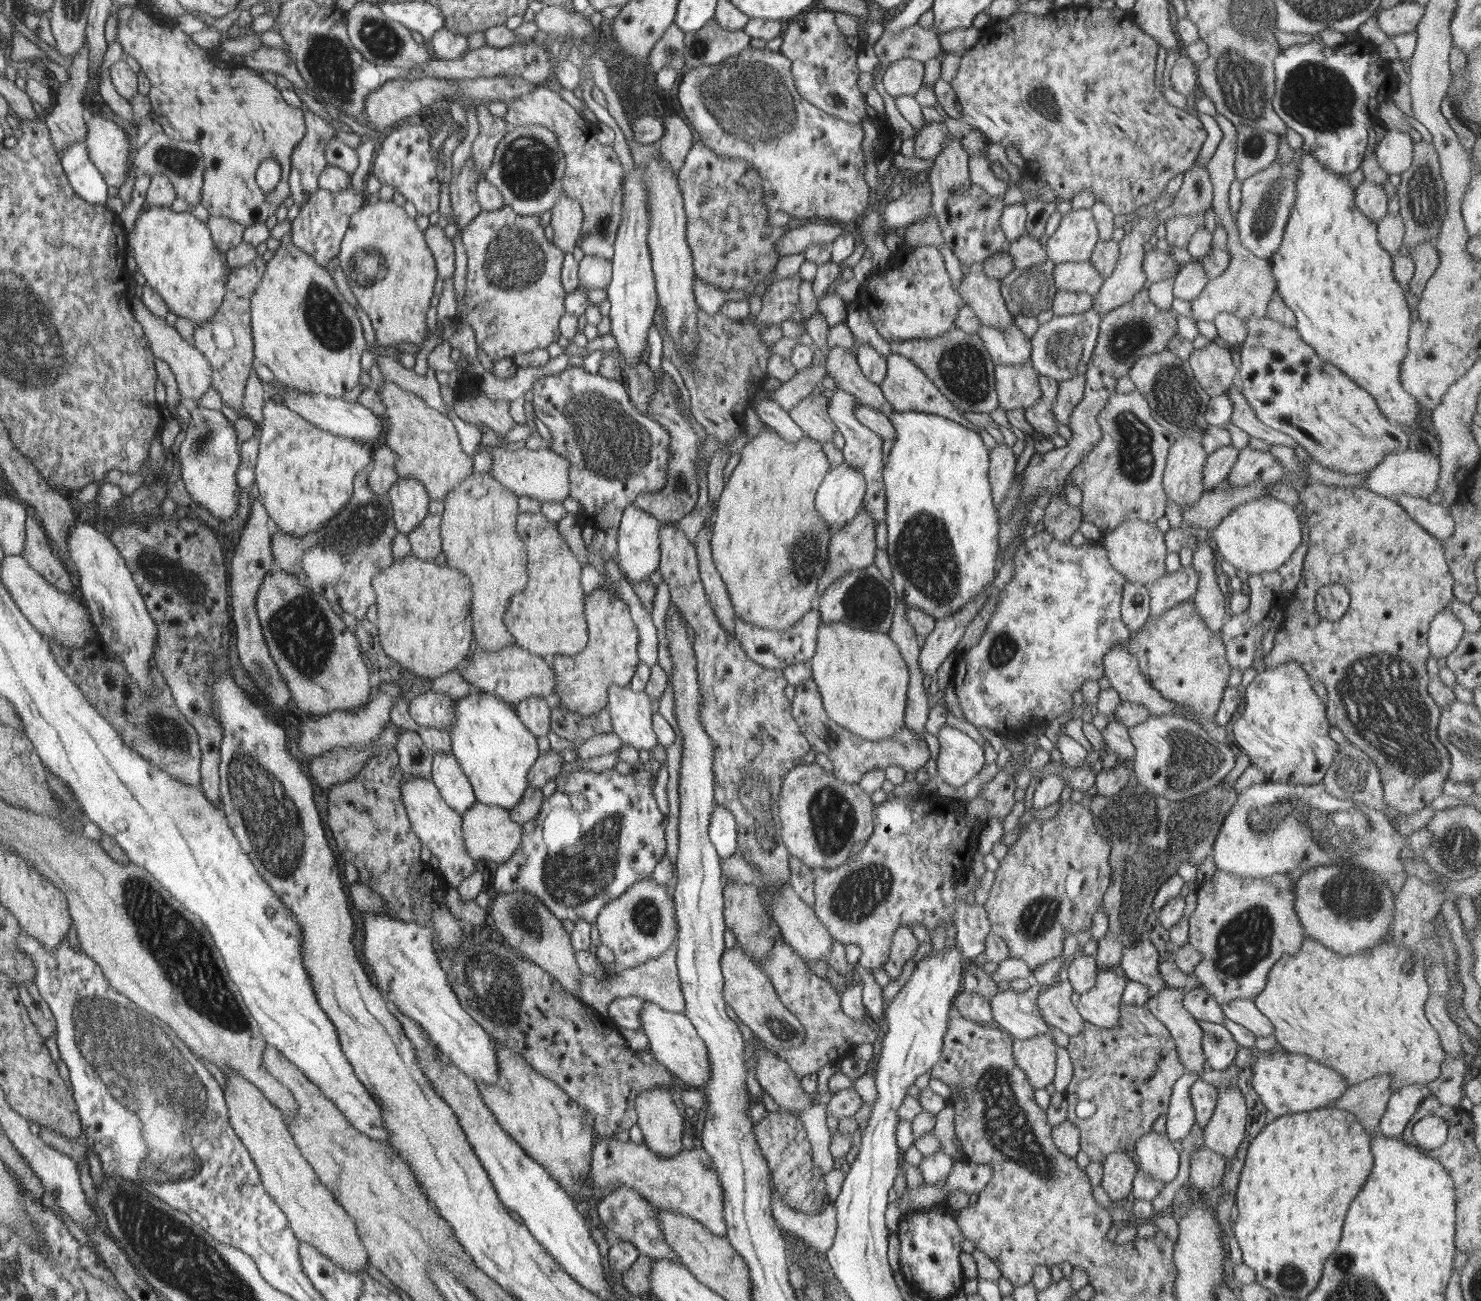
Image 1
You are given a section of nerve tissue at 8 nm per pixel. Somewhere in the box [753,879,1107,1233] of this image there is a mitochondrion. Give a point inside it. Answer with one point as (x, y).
(1009, 1131)

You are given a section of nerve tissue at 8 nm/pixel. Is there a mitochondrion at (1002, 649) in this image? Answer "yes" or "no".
yes

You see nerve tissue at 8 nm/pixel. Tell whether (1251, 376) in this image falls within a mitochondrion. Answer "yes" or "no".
no

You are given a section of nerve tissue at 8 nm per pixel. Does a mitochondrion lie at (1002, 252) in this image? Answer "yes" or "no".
no

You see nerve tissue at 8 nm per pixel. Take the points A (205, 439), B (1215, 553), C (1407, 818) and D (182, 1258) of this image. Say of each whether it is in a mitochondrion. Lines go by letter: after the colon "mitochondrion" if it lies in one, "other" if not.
A: mitochondrion
B: other
C: other
D: mitochondrion

